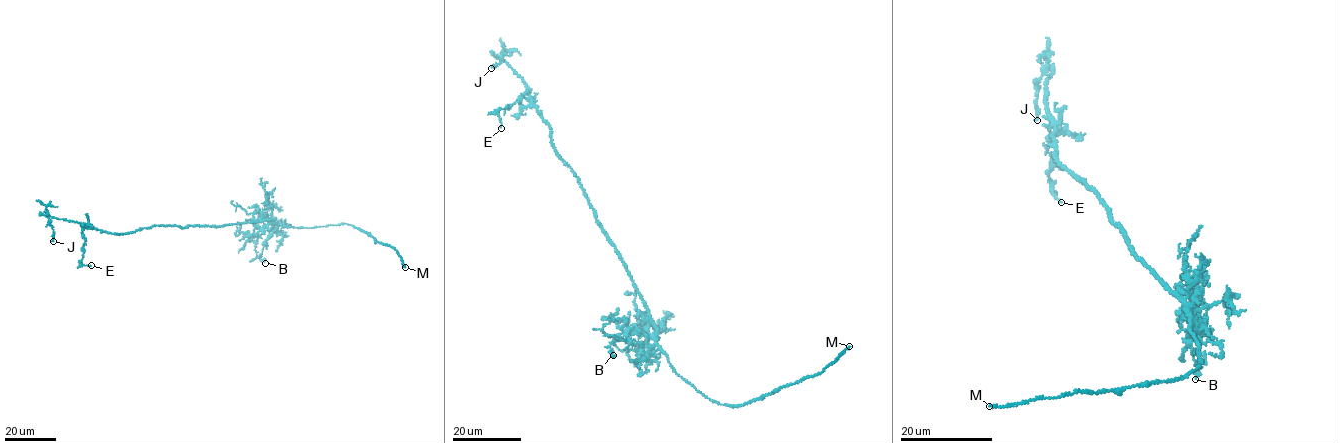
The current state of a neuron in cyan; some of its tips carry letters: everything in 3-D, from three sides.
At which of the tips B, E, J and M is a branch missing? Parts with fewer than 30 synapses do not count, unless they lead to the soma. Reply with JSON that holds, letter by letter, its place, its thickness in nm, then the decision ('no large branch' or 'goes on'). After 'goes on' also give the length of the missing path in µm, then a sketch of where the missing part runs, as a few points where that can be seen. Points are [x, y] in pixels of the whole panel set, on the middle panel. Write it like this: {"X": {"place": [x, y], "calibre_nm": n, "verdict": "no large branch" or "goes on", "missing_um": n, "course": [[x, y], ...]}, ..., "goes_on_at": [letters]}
{"B": {"place": [613, 355], "calibre_nm": 120, "verdict": "no large branch"}, "E": {"place": [501, 128], "calibre_nm": 120, "verdict": "no large branch"}, "J": {"place": [491, 68], "calibre_nm": 190, "verdict": "no large branch"}, "M": {"place": [849, 346], "calibre_nm": 190, "verdict": "goes on", "missing_um": 30, "course": [[849, 346], [868, 325], [879, 317], [888, 328]]}, "goes_on_at": ["M"]}

